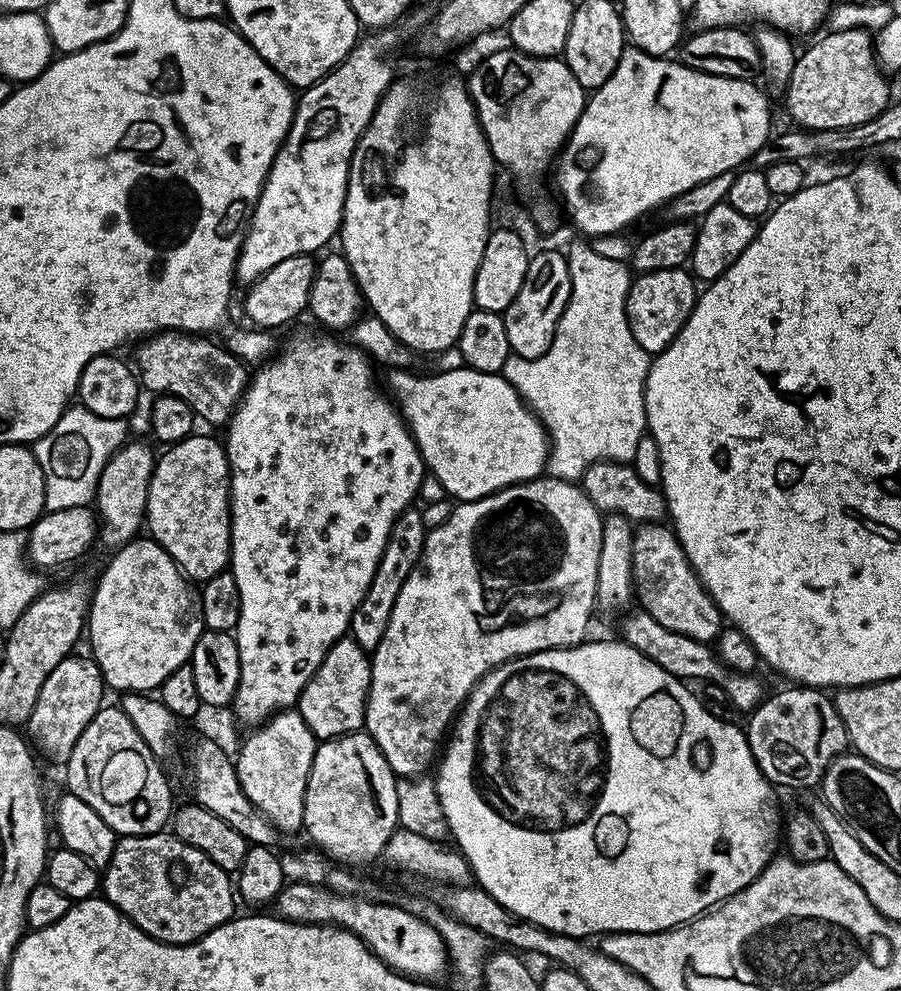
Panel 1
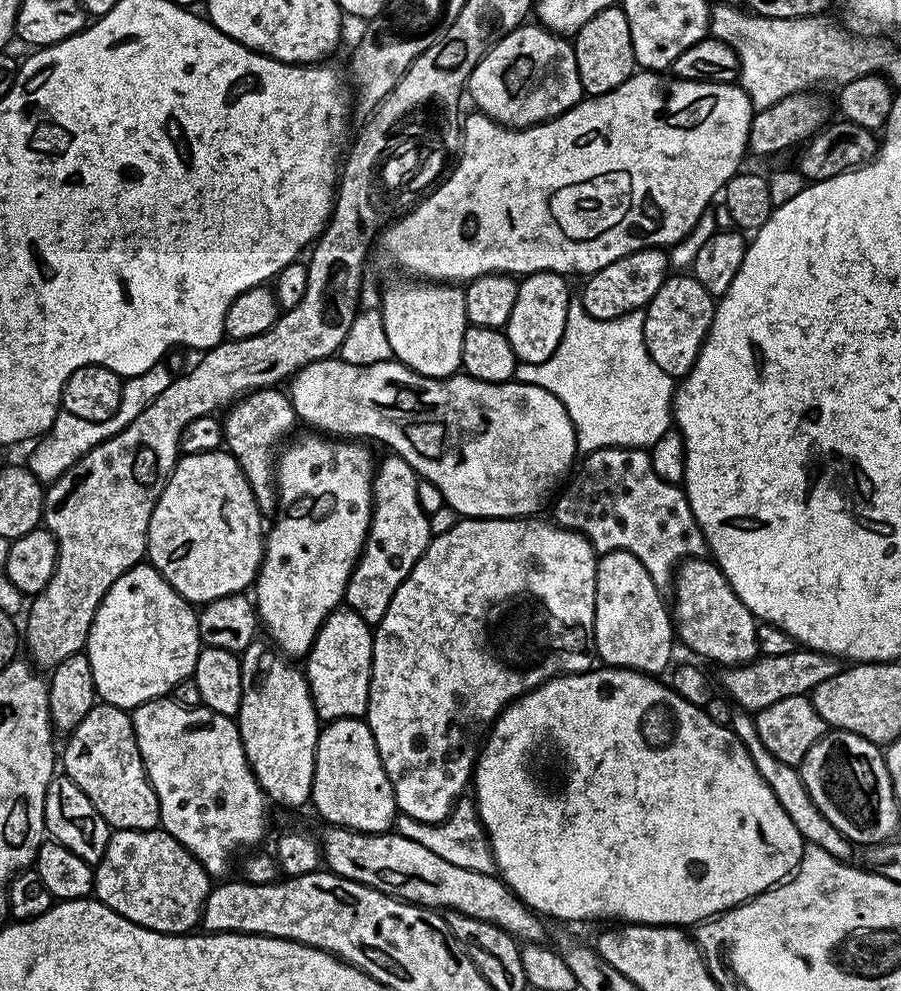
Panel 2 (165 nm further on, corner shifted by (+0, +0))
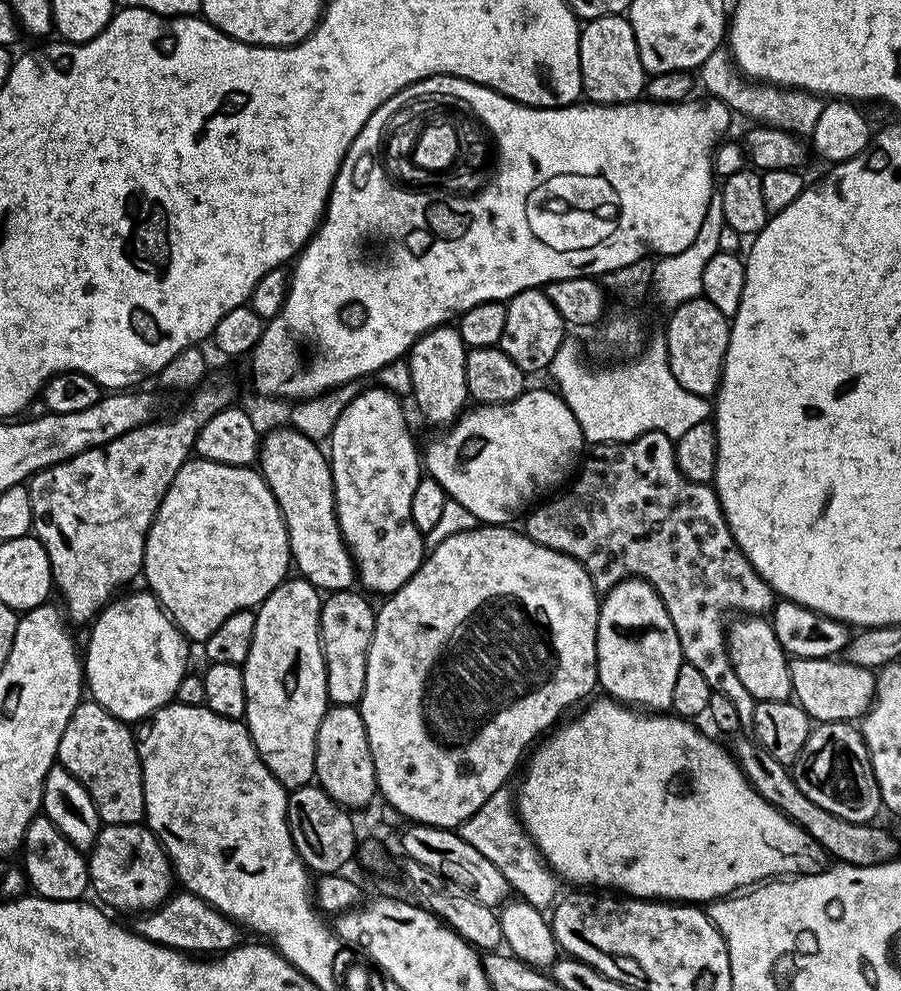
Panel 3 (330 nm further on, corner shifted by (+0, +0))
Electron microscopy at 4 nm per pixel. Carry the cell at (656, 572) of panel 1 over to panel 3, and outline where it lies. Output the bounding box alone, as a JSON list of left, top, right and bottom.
[727,614,792,702]

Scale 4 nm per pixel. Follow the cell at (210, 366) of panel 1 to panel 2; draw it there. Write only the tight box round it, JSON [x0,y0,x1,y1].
[222,386,298,514]

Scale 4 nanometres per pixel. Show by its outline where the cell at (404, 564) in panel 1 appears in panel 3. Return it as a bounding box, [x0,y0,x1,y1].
[330,386,426,598]

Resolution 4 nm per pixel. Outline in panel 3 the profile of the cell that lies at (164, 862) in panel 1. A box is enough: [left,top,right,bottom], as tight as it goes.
[87,823,174,914]

